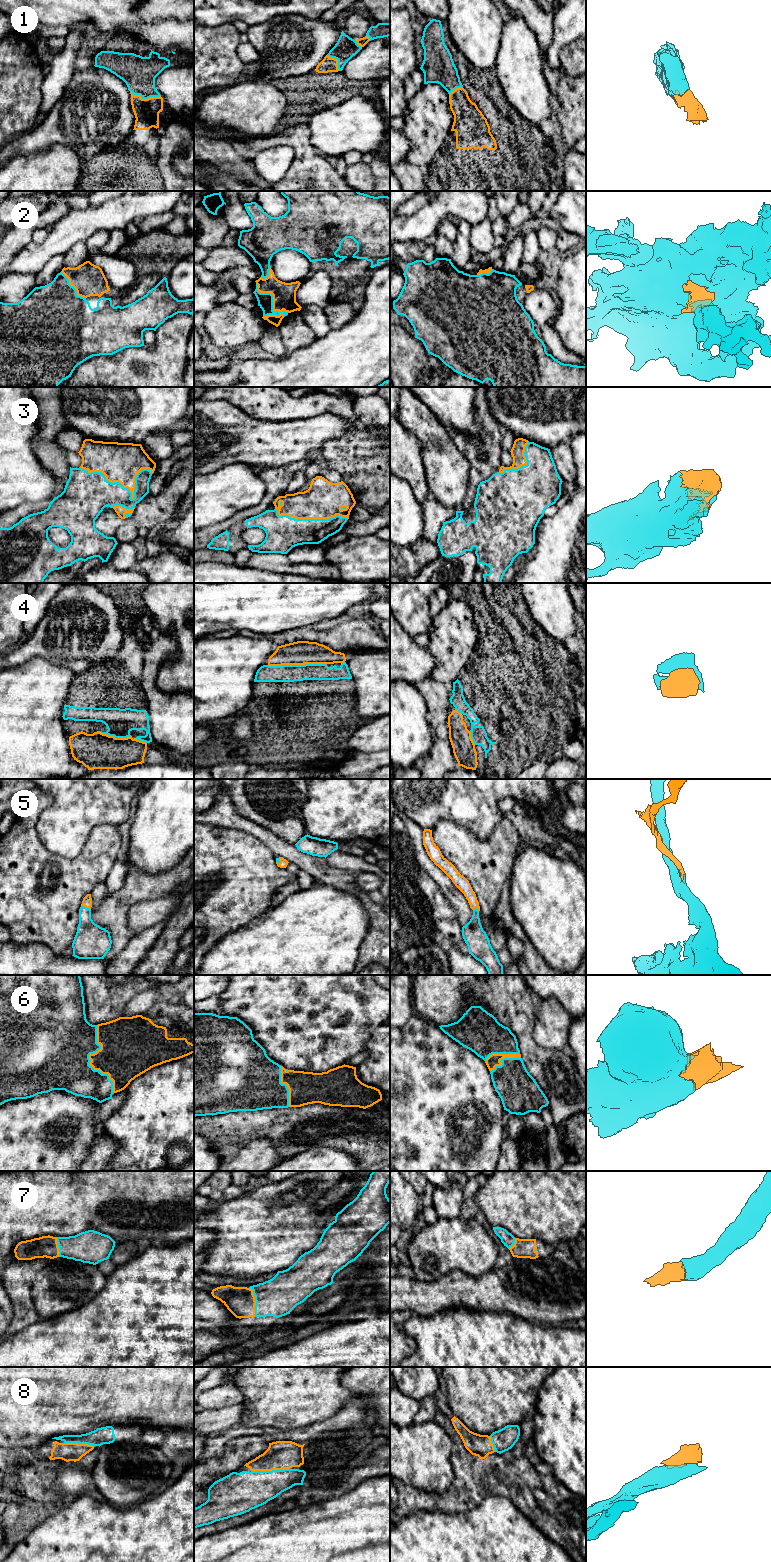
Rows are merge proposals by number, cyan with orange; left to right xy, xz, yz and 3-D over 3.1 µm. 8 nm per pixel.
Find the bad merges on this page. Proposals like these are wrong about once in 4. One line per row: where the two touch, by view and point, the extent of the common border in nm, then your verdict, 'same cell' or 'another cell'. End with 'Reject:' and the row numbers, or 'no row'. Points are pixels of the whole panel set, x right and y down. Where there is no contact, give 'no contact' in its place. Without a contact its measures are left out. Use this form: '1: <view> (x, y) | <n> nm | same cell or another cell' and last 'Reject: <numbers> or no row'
1: xy (145, 98) | 260 nm | same cell
2: xz (272, 298) | 360 nm | same cell
3: xy (121, 485) | 600 nm | same cell
4: xz (297, 665) | 480 nm | same cell
5: xy (85, 907) | 90 nm | same cell
6: xy (90, 1061) | 550 nm | same cell
7: xz (256, 1302) | 240 nm | same cell
8: xz (270, 1471) | 320 nm | same cell
Reject: no row

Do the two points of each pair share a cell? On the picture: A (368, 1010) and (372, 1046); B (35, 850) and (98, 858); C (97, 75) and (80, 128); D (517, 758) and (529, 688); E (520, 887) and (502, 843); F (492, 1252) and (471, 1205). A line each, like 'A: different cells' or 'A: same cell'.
A: different cells
B: same cell
C: same cell
D: same cell
E: different cells
F: different cells

